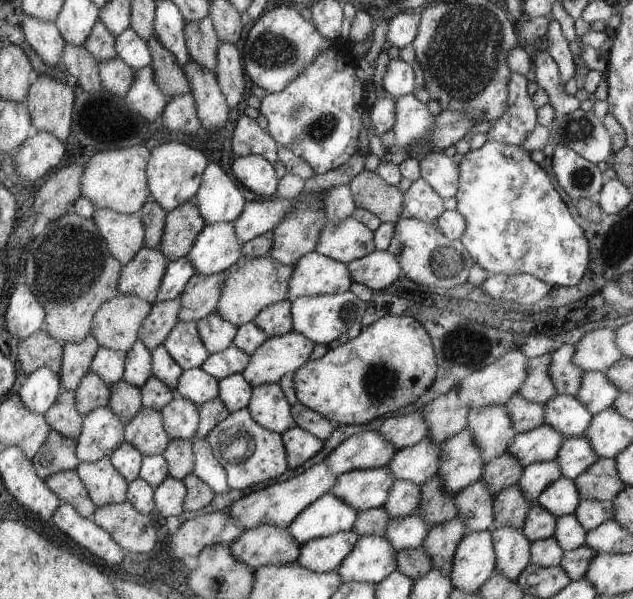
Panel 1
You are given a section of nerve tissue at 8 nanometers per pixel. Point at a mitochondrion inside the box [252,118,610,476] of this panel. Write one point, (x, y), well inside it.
(381, 380)

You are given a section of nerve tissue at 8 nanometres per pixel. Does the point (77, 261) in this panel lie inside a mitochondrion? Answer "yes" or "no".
yes

